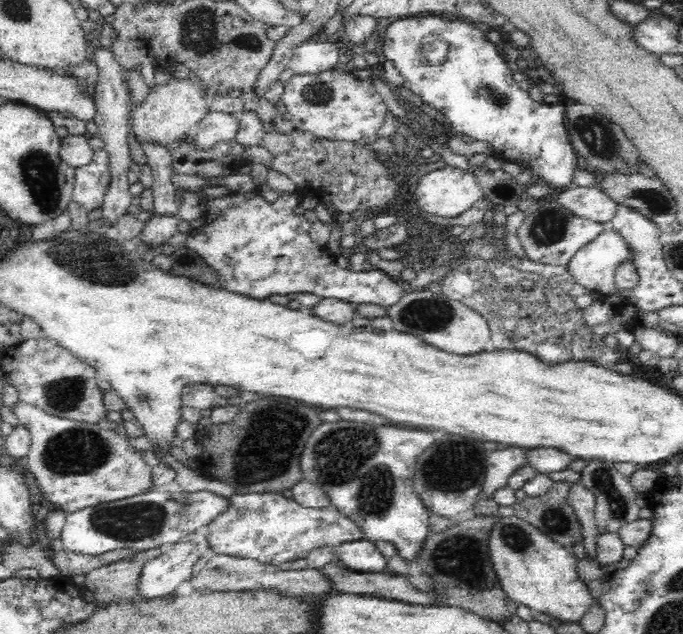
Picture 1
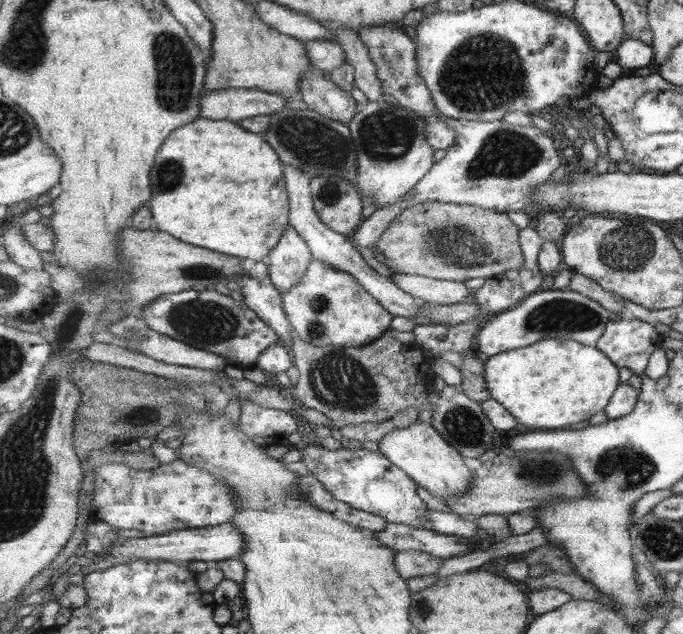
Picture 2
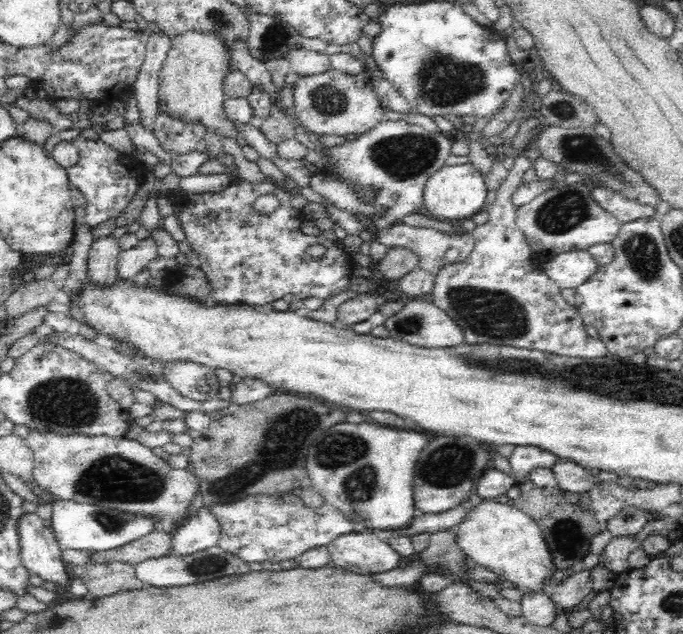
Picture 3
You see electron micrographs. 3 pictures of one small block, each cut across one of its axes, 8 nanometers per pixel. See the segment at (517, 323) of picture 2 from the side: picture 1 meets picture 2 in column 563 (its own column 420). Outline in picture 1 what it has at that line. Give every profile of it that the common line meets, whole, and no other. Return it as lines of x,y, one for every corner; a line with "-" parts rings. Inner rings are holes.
425,288
404,292
396,304
387,308
387,315
393,320
394,331
414,334
428,344
446,352
467,356
495,349
491,342
488,321
474,309
468,308
459,300
448,298
444,293
436,294

